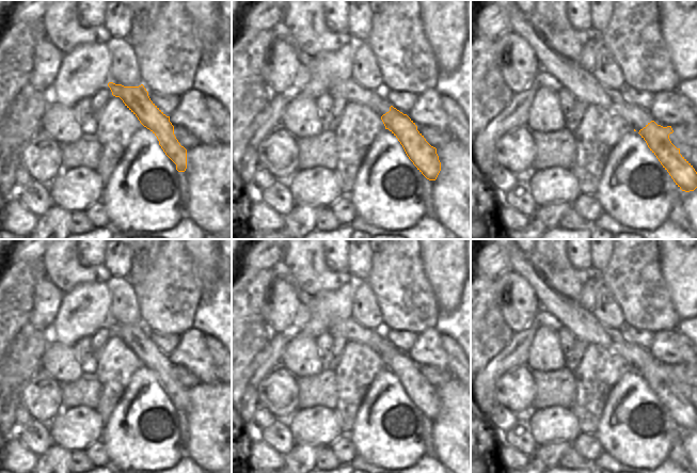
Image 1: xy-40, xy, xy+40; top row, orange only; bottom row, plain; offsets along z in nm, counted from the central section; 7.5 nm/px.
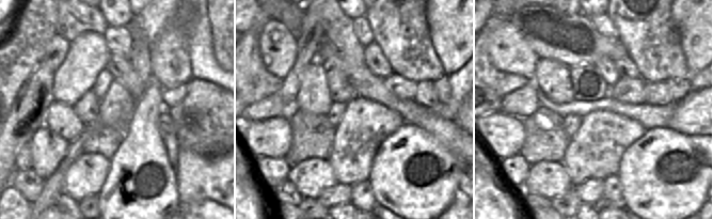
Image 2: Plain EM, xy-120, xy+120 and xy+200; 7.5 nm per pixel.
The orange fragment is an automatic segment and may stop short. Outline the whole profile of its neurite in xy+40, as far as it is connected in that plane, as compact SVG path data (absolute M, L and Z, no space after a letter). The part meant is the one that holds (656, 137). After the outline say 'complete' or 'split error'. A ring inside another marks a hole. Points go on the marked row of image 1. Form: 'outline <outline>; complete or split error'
outline M651 121L638 133L676 185L682 191L694 191L697 188L697 172L680 154L680 148L671 143L669 135L672 132L671 126L663 127Z; complete

